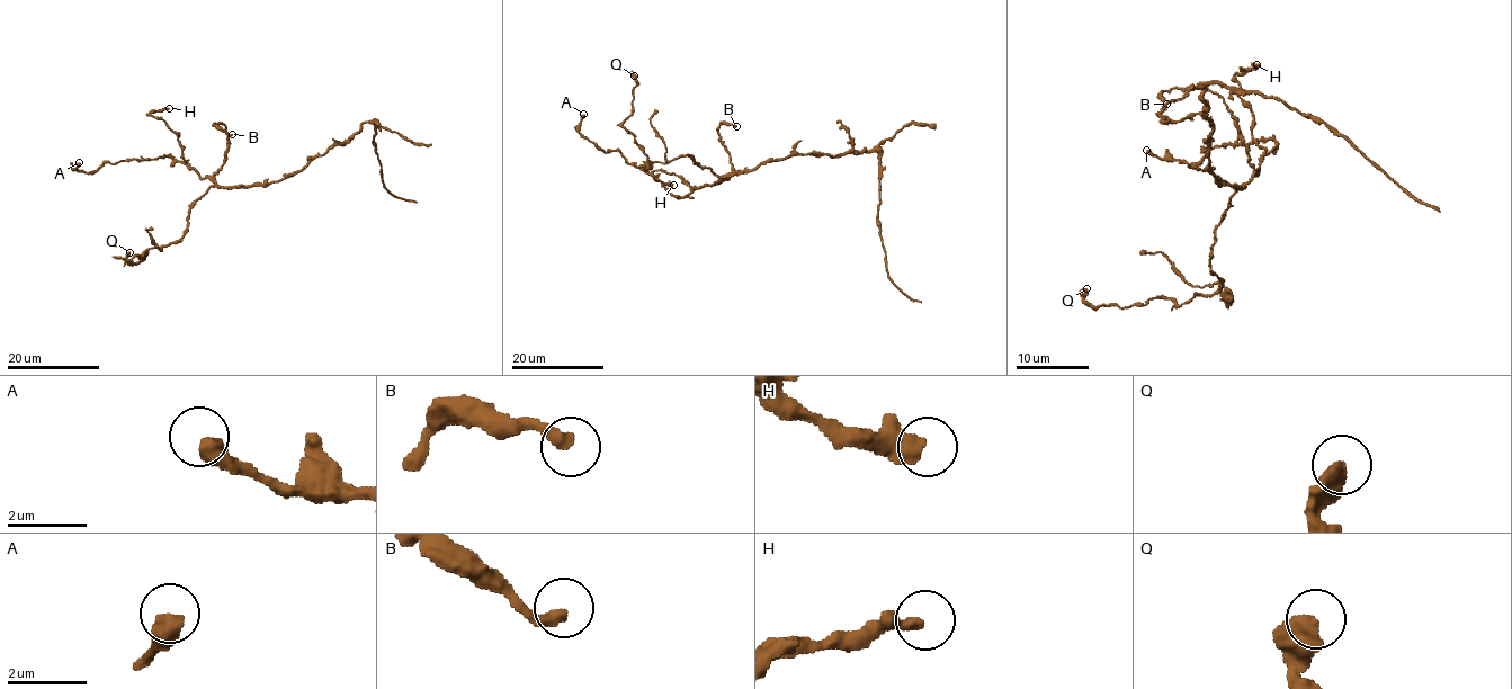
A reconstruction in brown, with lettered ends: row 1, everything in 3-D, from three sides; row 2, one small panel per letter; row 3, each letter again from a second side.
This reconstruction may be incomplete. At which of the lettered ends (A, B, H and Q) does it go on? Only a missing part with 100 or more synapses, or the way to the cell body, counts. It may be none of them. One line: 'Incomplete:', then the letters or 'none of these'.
Incomplete: none of these

